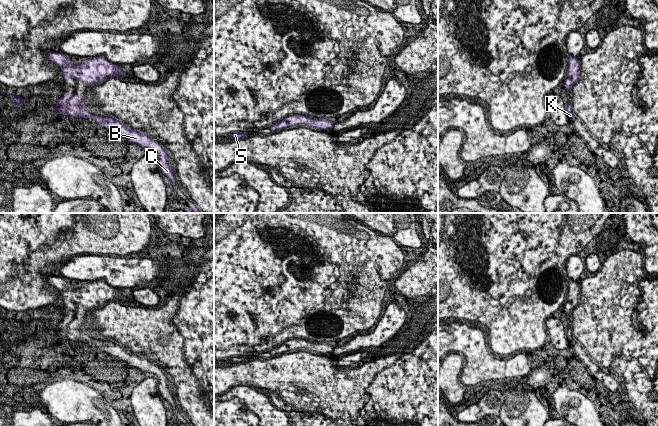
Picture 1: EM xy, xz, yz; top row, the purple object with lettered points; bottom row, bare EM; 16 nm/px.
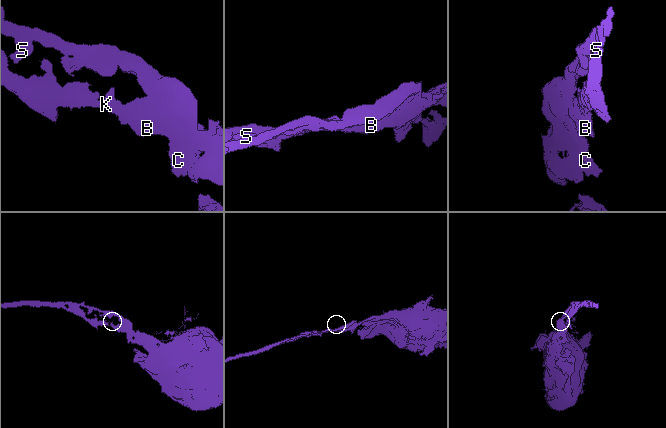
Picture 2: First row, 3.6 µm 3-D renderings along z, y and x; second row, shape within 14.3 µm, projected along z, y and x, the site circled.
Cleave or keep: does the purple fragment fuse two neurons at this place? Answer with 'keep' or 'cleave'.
keep

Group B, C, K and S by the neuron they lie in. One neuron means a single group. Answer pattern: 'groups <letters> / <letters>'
groups B C K S

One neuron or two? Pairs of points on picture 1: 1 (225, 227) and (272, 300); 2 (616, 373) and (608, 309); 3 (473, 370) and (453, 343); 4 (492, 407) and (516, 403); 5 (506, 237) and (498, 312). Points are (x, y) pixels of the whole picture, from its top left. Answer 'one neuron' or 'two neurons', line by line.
1: two neurons
2: one neuron
3: one neuron
4: two neurons
5: one neuron

